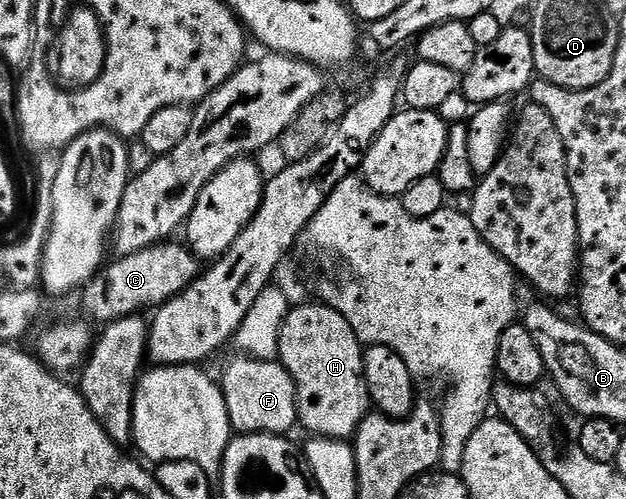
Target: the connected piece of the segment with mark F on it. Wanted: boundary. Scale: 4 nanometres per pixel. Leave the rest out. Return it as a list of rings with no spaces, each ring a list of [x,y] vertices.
[[[238,357],[227,363],[223,371],[221,386],[228,406],[229,421],[236,432],[245,435],[282,435],[288,434],[291,426],[296,426],[299,418],[297,409],[297,397],[295,396],[295,382],[293,377],[284,369],[283,364],[269,359],[252,359],[250,357]]]

